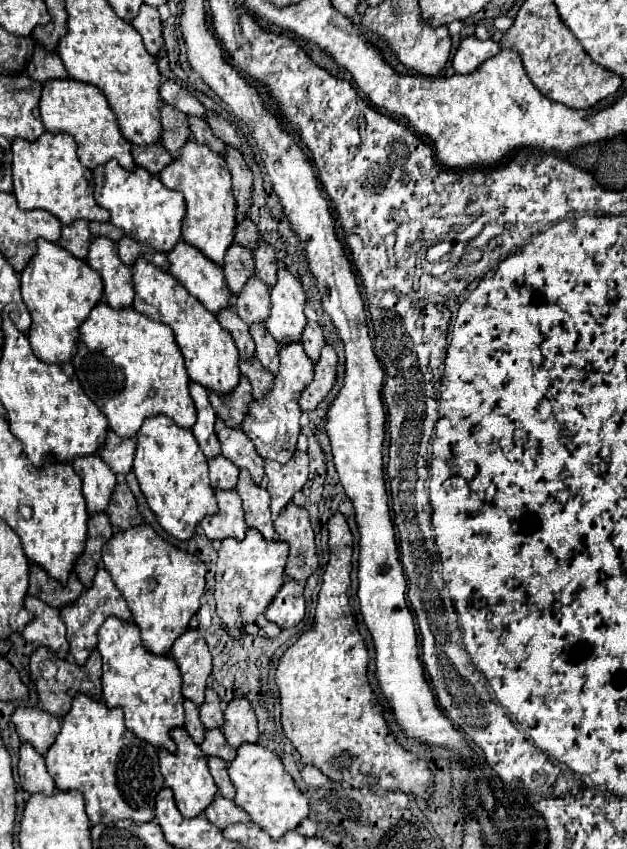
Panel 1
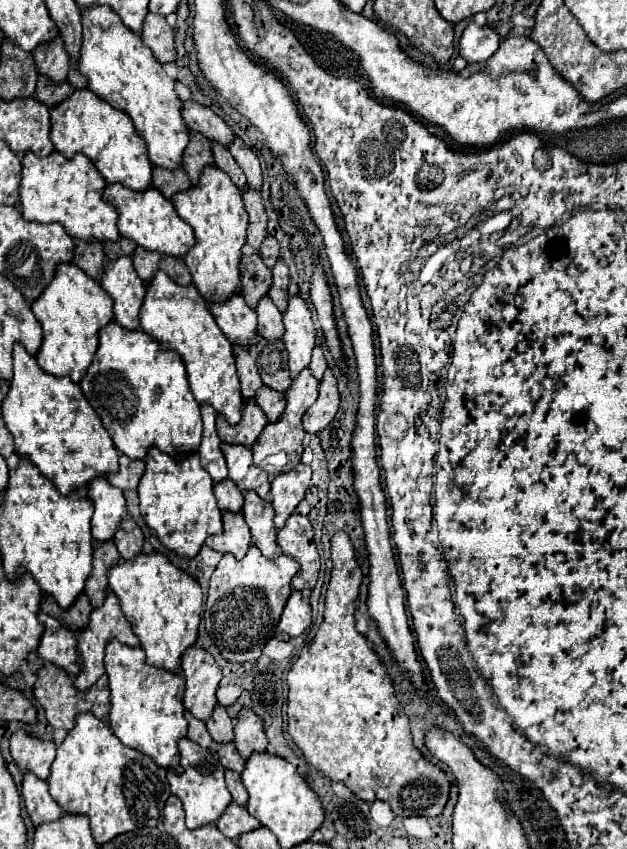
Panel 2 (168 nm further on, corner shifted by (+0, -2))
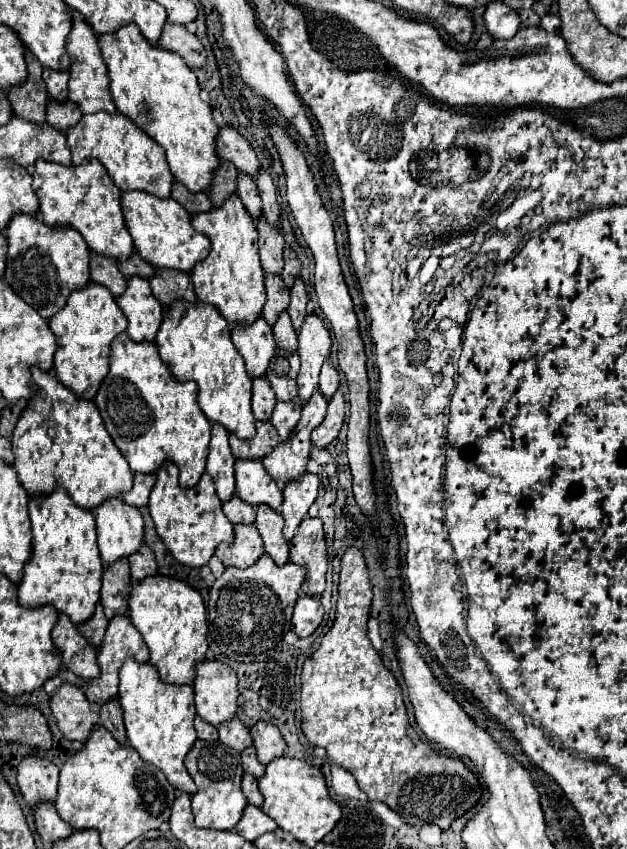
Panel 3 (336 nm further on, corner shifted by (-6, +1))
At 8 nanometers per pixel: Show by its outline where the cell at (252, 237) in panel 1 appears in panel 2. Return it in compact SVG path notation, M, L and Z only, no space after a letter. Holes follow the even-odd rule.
M267 236L267 240L263 240L263 244L261 244L259 254L261 254L265 266L271 270L273 264L279 260L279 242L273 236Z

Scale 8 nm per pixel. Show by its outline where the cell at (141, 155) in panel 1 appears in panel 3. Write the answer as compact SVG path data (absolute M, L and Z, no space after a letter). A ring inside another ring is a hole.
M179 181L173 183L173 189L171 189L171 197L177 199L189 213L201 213L205 209L211 207L211 201L207 197L205 191L199 191L199 193L191 193L185 185L181 185Z

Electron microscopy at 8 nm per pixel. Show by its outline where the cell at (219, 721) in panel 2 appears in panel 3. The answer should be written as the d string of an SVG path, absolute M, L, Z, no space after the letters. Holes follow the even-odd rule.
M237 717L221 723L217 727L217 731L219 731L219 741L225 743L225 745L229 745L229 747L233 747L235 751L243 751L245 747L251 745L249 729Z

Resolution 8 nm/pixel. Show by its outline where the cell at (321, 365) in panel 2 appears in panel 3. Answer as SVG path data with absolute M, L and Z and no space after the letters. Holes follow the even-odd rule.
M325 361L321 367L321 377L319 377L319 389L325 393L327 399L333 397L333 393L339 387L339 375L335 371L335 367L331 365L331 361Z

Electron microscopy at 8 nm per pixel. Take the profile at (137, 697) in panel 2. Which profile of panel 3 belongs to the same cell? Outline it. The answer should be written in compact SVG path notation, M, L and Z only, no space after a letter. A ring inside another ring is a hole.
M127 659L119 673L119 703L123 709L123 723L127 729L127 739L131 747L145 759L159 767L167 781L181 791L195 793L195 783L187 773L183 759L197 735L193 729L195 705L193 705L193 687L191 685L171 685L161 681L159 671L151 663L139 663Z

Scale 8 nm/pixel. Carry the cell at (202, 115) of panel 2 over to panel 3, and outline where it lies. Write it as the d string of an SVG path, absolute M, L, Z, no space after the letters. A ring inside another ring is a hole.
M231 125L219 127L217 155L223 157L225 161L231 161L237 167L237 171L243 171L251 177L255 177L255 169L259 169L255 151L247 143L247 139L243 135L239 135L237 129Z

